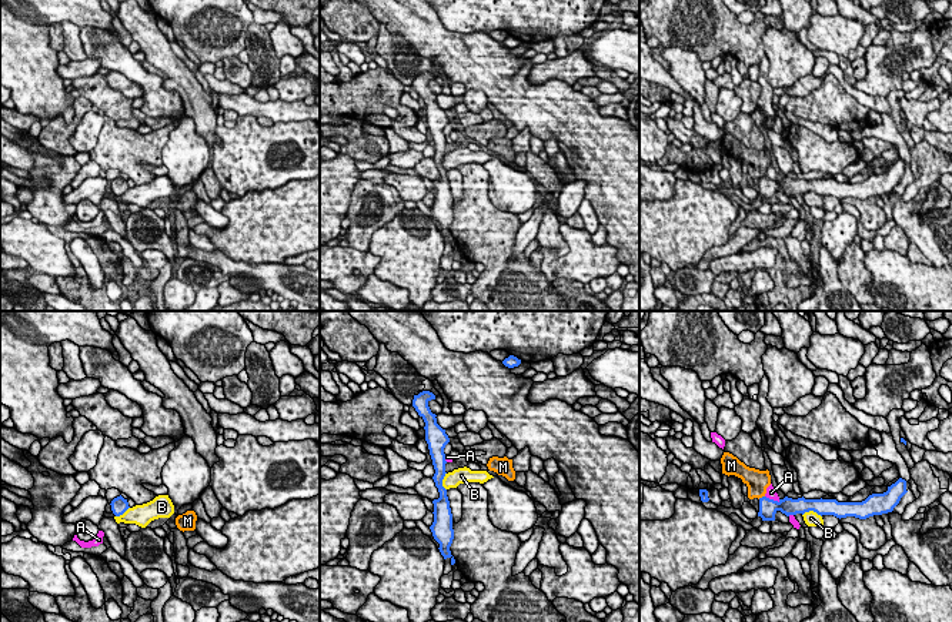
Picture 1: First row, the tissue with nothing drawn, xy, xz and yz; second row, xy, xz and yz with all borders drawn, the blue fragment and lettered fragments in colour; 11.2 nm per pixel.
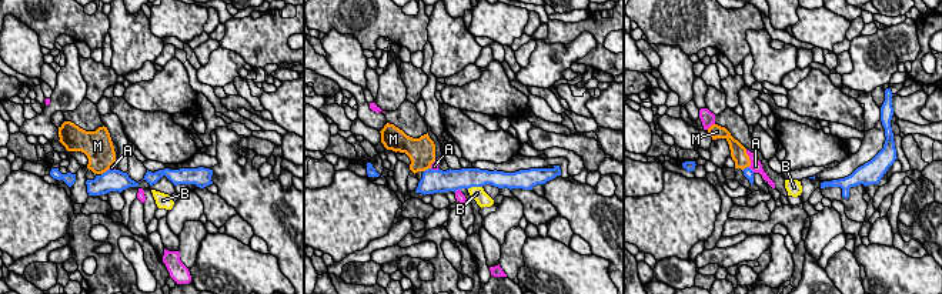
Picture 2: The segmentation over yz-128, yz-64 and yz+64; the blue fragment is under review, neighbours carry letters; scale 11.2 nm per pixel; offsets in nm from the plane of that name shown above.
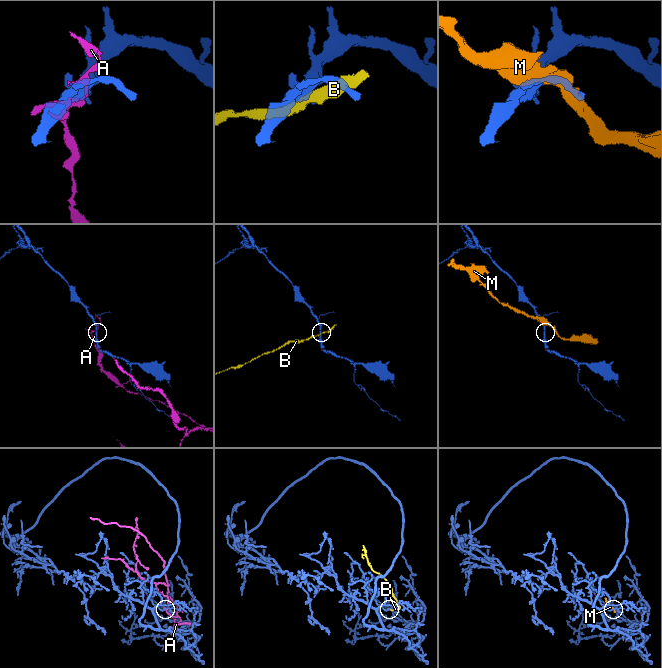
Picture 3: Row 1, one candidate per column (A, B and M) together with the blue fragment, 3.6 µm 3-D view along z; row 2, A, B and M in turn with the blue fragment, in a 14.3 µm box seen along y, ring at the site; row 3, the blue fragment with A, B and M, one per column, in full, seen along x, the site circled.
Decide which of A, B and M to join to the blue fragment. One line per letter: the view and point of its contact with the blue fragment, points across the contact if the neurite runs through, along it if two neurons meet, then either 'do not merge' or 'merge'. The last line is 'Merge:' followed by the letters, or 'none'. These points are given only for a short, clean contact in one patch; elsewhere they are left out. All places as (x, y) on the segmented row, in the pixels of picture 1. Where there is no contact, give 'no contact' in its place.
A: yz (772, 500) | along yz (765, 495), (780, 501) | do not merge
B: yz (812, 510) | along yz (802, 514), (815, 511), (821, 517) | do not merge
M: yz (762, 497) | along yz (764, 495), (758, 498) | do not merge
Merge: none

